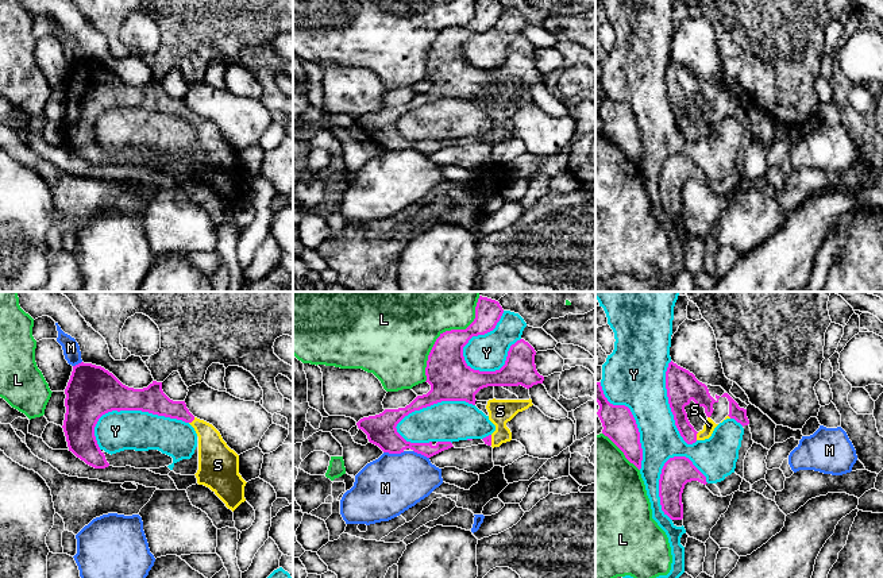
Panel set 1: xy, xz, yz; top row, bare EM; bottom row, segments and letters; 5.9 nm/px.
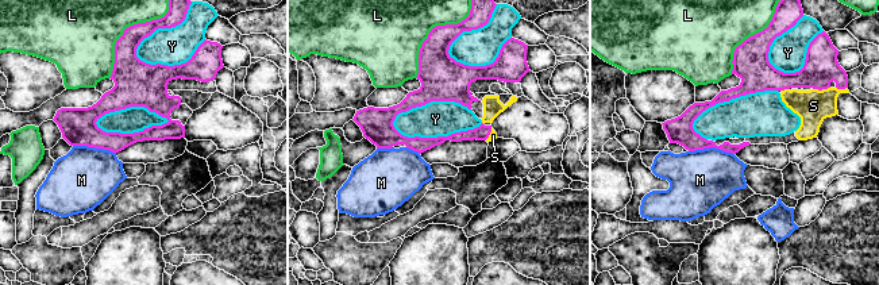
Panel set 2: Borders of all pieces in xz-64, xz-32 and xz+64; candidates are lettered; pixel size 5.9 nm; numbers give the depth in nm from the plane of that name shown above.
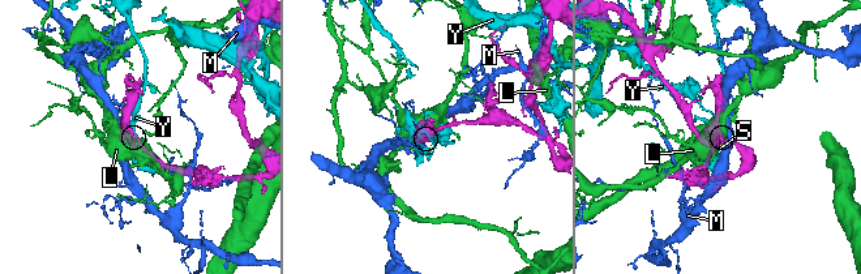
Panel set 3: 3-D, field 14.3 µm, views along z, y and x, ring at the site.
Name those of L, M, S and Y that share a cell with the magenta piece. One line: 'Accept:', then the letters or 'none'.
Accept: S

